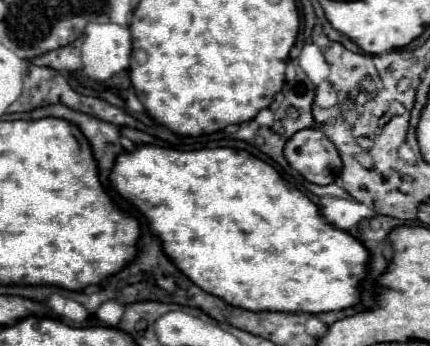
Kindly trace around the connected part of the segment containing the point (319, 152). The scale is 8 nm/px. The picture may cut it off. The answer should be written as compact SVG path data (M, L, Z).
M319 129L297 131L285 143L283 155L309 183L329 185L341 173L341 159L335 145Z

